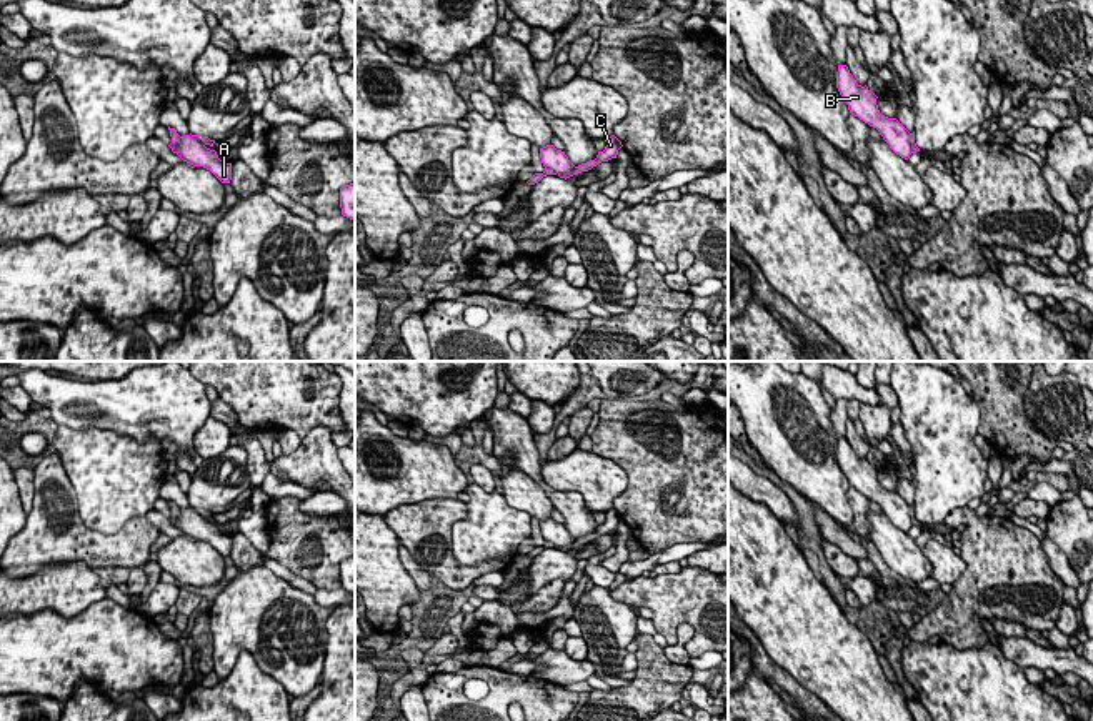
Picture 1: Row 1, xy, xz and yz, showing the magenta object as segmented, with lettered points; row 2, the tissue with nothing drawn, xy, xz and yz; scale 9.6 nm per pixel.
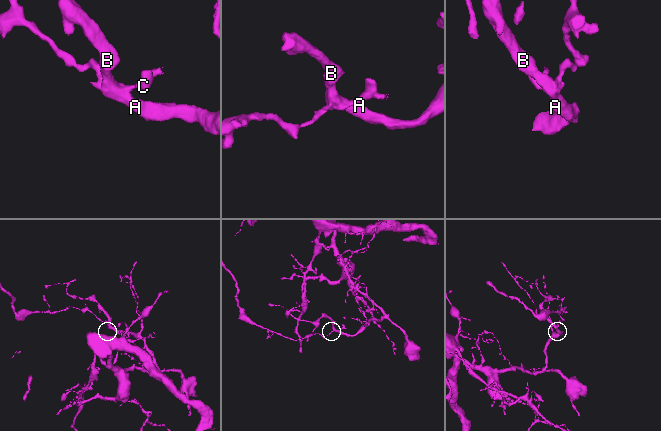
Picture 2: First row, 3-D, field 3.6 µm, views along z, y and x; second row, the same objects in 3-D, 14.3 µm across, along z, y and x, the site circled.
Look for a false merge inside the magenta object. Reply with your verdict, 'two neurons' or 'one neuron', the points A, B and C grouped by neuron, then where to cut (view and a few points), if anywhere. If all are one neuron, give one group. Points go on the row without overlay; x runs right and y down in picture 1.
two neurons; A B / C; cut in xz along (577, 540), (558, 546)

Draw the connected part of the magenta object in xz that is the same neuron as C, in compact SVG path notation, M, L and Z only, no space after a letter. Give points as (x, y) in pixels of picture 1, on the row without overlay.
M615 508L608 510L605 515L606 515L605 523L598 525L595 533L581 536L581 538L578 538L575 543L571 543L568 546L558 546L558 549L566 553L566 551L570 551L573 548L591 543L593 540L596 540L601 535L608 535L611 531L616 531L618 523L623 520L621 515Z

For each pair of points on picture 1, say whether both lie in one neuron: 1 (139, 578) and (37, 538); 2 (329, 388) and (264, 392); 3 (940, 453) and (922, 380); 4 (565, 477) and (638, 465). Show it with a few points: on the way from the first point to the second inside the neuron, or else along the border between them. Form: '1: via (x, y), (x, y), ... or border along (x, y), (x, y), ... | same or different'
1: border along (142, 566), (130, 568) | different
2: via (312, 385), (300, 392), (280, 392) | same
3: via (940, 435), (940, 418), (930, 398) | same
4: border along (592, 450), (627, 475), (613, 507) | different

